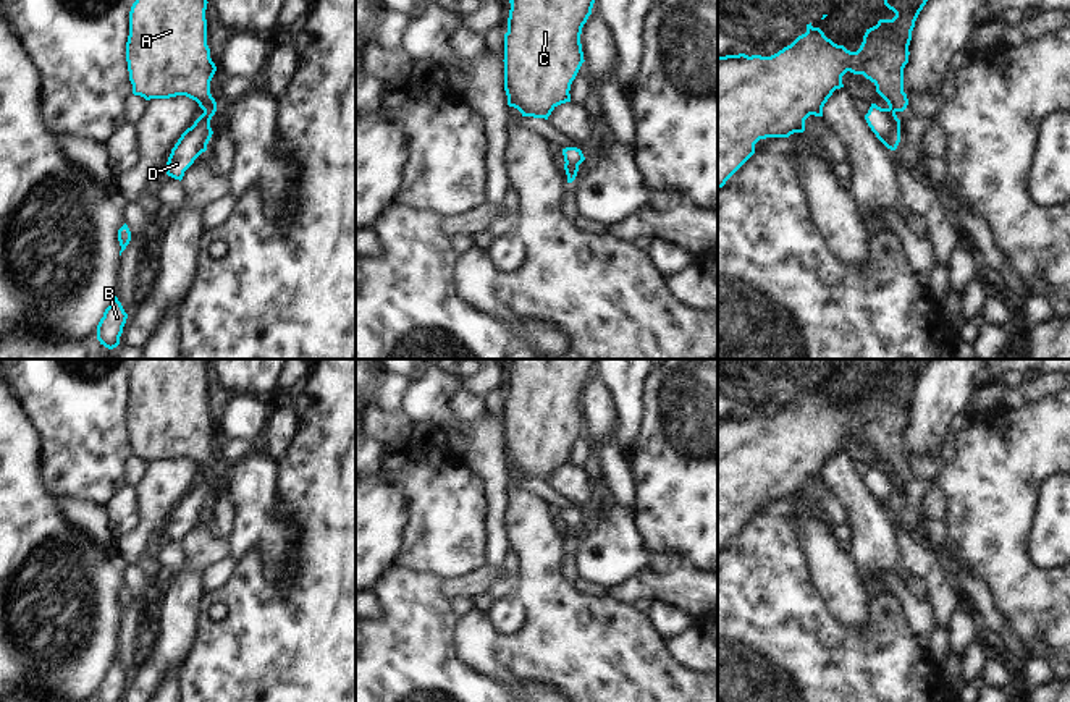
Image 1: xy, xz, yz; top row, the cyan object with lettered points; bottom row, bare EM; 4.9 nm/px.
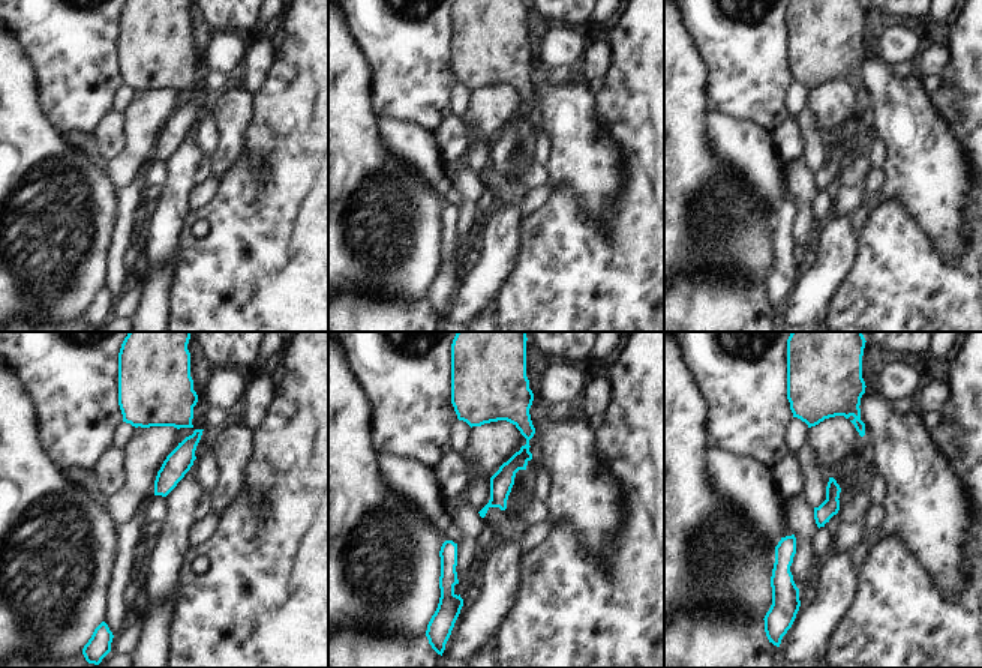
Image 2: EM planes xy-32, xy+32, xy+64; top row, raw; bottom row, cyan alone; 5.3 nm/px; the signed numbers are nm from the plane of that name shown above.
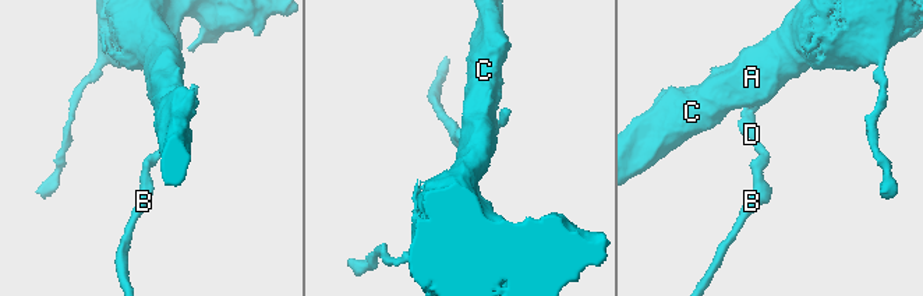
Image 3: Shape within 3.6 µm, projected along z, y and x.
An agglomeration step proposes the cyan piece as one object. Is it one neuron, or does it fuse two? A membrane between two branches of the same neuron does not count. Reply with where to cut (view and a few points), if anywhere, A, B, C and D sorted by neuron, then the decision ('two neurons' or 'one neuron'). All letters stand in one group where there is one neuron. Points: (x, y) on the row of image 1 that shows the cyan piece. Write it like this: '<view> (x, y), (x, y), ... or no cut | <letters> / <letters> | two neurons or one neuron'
xy (215, 109), (204, 110) | A C / B D | two neurons

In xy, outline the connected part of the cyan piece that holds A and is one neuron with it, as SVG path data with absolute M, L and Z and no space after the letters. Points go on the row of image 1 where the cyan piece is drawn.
M136 0L129 11L129 36L126 42L126 61L133 94L145 100L186 95L199 104L202 110L217 110L210 94L210 81L217 71L207 45L207 0Z

